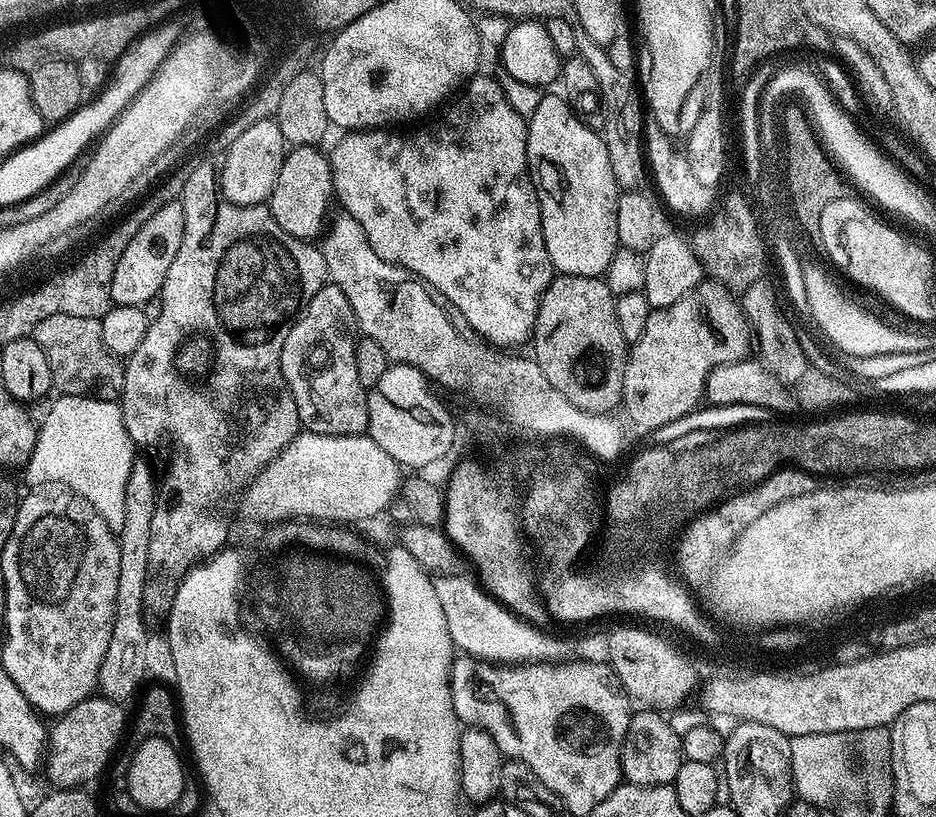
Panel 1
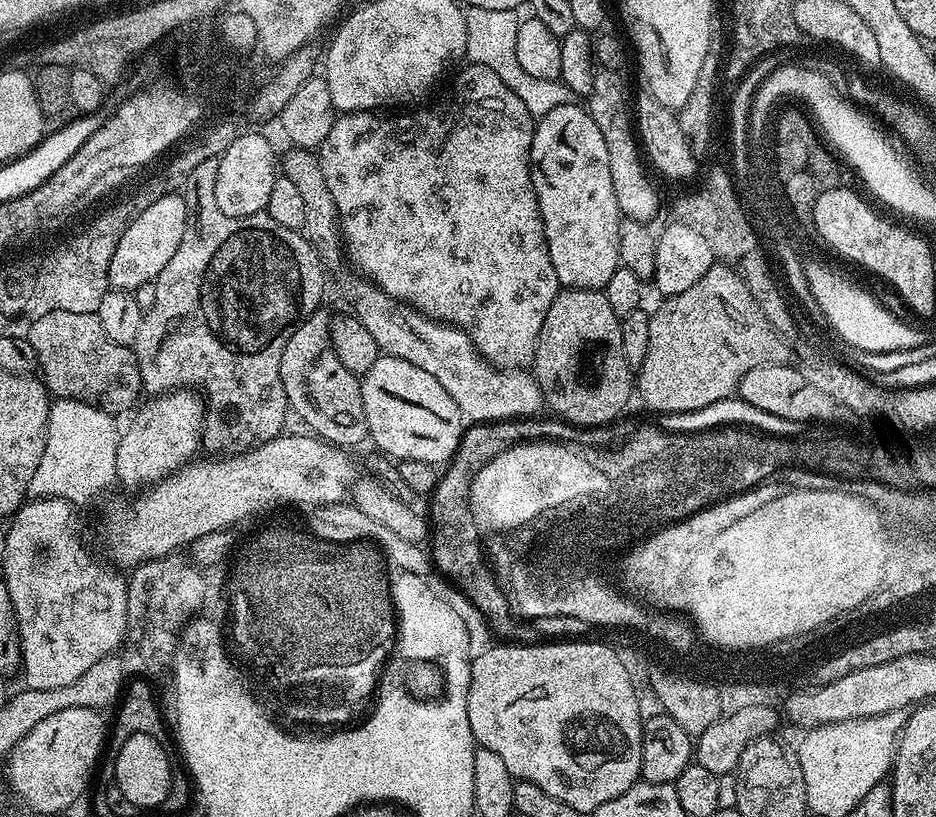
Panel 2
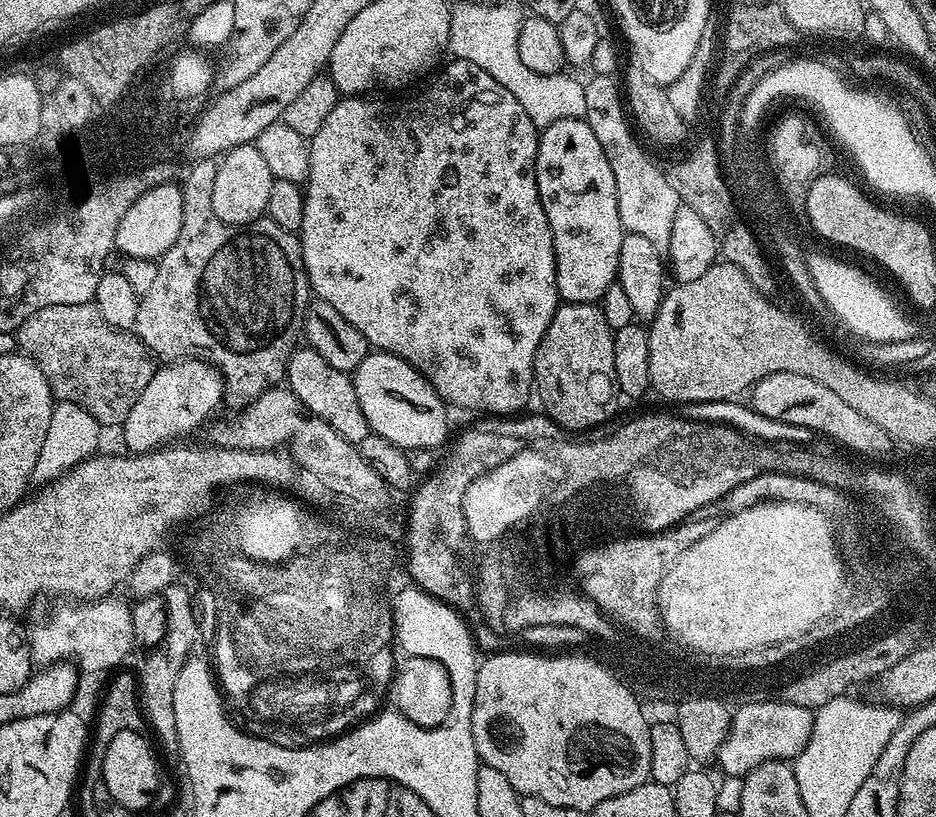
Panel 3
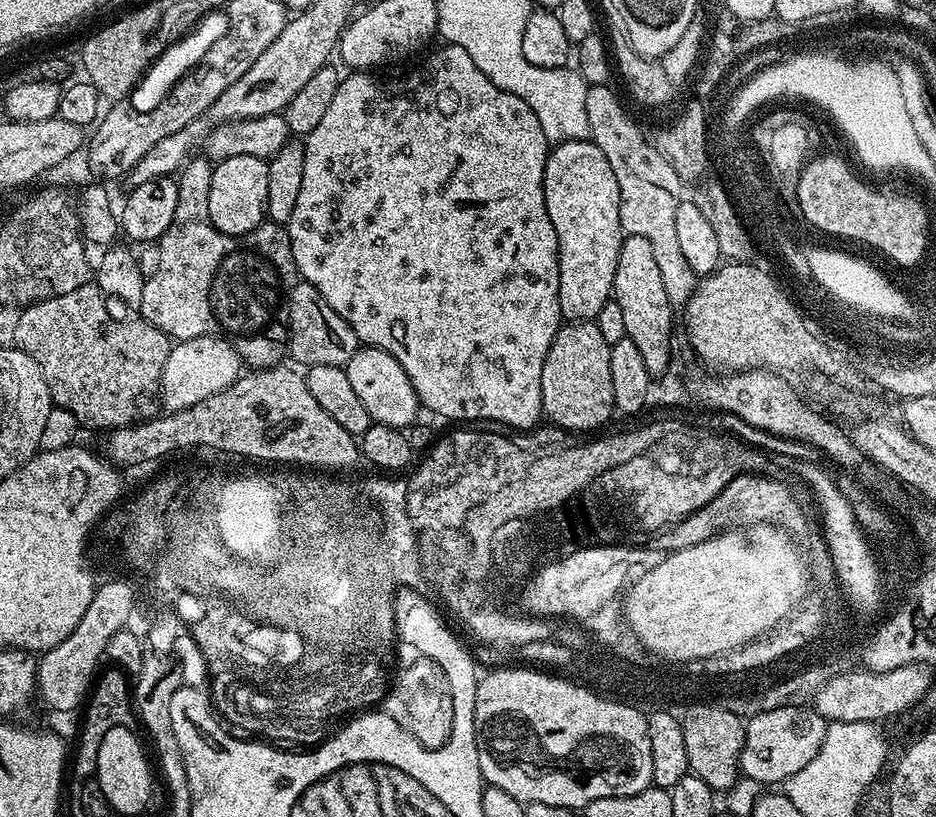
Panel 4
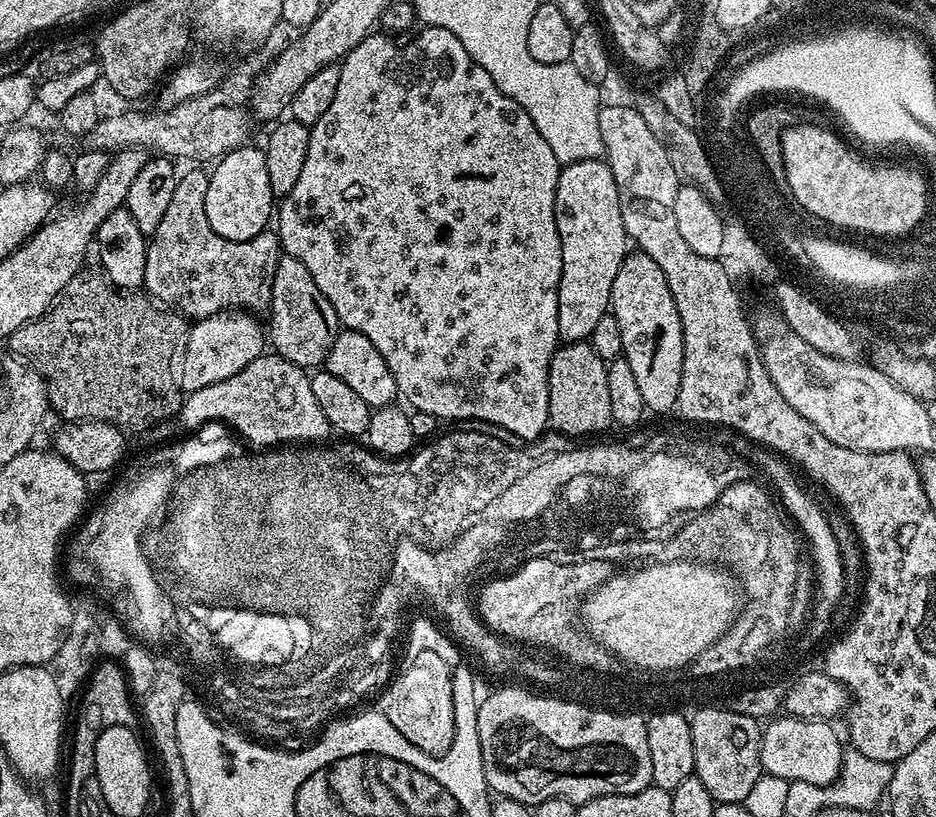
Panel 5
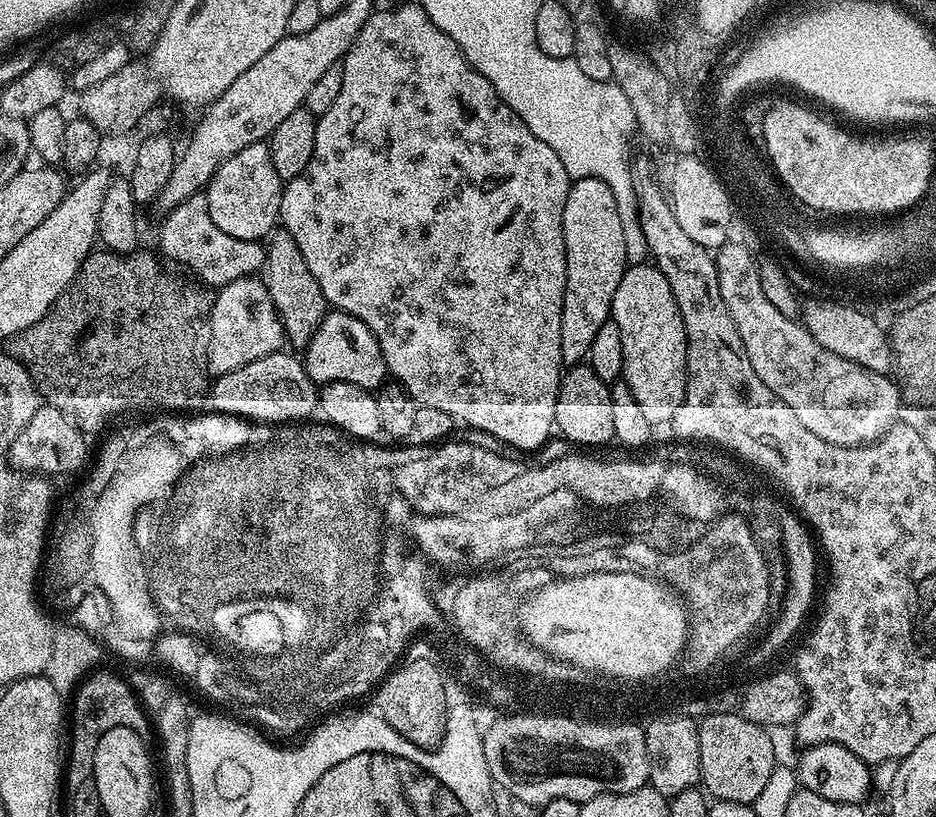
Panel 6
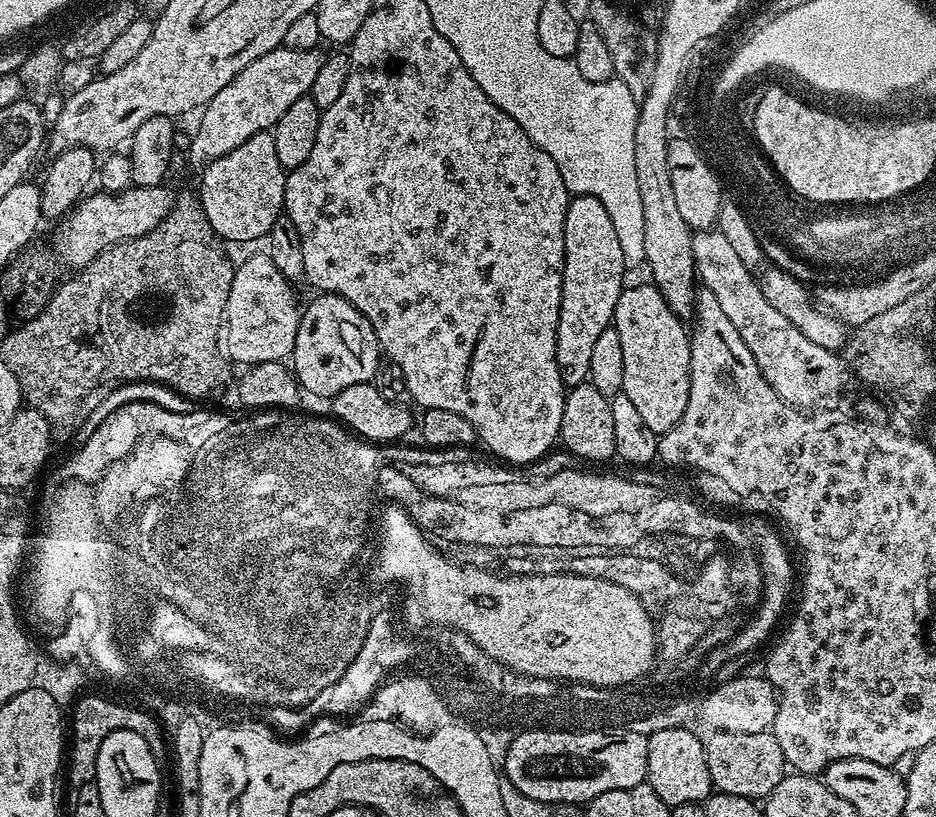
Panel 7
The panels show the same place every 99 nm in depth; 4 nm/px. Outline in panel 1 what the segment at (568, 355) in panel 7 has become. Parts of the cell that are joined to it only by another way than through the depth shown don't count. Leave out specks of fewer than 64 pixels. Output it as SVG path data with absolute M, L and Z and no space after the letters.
M541 95L538 110L527 117L528 171L532 173L532 184L536 187L540 213L542 214L542 234L546 242L546 254L550 254L553 269L562 276L599 276L610 266L616 249L620 247L618 238L618 200L622 192L610 170L610 154L604 145L603 135L583 124L581 117L571 108L563 95Z

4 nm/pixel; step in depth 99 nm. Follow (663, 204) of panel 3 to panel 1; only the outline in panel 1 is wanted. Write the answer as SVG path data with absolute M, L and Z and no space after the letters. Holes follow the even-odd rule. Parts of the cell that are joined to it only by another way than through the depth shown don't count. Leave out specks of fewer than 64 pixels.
M577 31L576 52L594 70L594 78L598 78L600 87L599 115L604 116L604 128L602 135L604 145L610 154L610 170L614 170L614 178L617 185L624 190L636 190L646 178L646 112L642 107L642 96L632 85L632 76L627 72L616 69L608 57L608 49L603 44L594 42L586 33ZM641 108L641 109L640 109ZM645 116L645 120L644 120ZM642 139L642 141L640 141Z

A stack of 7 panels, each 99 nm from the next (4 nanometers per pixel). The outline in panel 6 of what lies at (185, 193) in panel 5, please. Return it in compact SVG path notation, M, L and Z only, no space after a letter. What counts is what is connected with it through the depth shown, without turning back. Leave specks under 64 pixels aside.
M207 195L186 198L174 210L163 213L162 219L159 255L165 261L189 268L197 276L195 279L209 289L219 290L243 276L256 276L264 267L264 244L259 240L230 238L230 234L218 230L214 218L210 218Z

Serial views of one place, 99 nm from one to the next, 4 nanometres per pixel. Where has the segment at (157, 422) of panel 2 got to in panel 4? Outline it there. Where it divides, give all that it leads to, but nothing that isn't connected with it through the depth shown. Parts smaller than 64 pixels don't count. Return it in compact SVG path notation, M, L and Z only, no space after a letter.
M199 336L173 343L160 379L159 403L167 411L186 410L230 386L242 375L242 361L225 337Z

